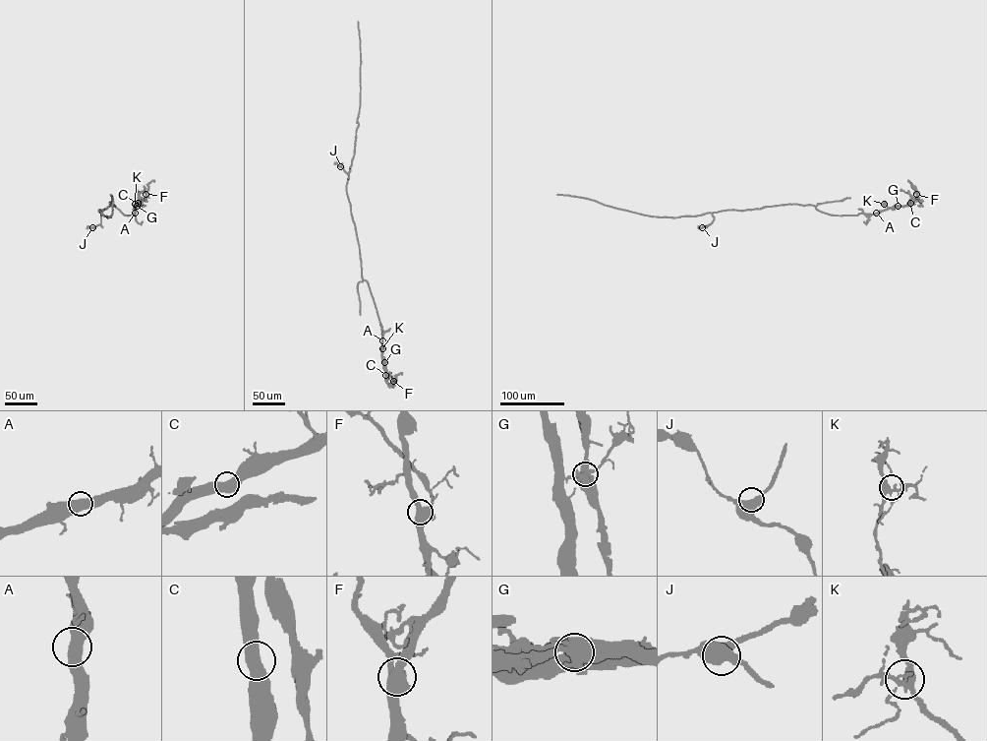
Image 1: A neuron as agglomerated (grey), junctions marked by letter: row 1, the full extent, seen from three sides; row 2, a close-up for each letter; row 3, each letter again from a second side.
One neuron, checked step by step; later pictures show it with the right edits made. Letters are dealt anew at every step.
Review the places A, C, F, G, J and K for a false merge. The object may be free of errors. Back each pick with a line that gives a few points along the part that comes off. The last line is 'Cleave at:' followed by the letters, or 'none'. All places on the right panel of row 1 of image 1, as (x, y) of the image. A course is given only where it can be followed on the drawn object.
G: course (898, 206), (914, 204)
Cleave at: G

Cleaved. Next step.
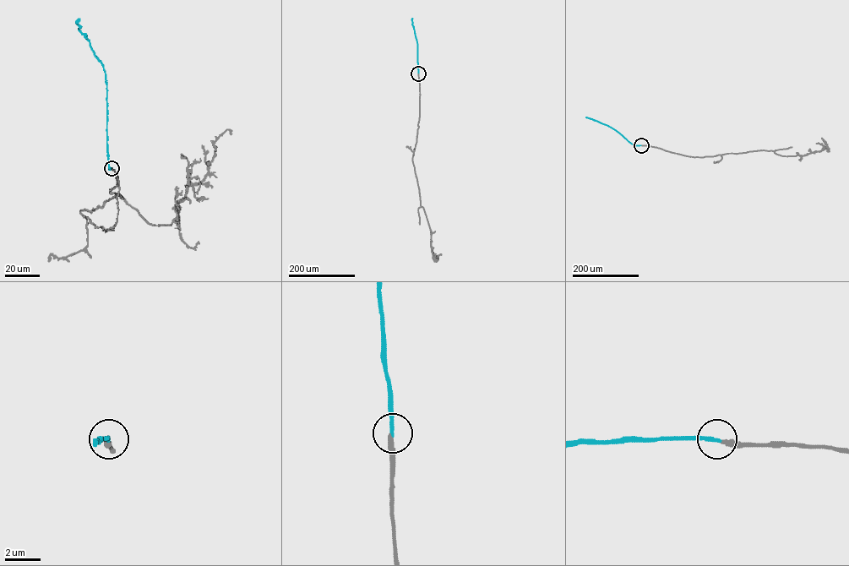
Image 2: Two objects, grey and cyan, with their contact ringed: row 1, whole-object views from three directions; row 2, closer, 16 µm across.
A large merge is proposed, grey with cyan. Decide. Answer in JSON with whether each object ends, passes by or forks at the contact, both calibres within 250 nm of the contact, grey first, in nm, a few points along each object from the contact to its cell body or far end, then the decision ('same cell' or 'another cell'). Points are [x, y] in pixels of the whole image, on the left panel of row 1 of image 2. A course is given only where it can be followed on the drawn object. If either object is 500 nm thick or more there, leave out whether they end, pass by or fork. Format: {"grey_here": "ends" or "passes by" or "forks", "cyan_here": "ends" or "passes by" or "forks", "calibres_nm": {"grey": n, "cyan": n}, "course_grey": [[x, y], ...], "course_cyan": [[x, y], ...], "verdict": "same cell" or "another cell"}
{"grey_here": "ends", "cyan_here": "ends", "calibres_nm": {"grey": 260, "cyan": 220}, "course_grey": [[111, 168], [113, 231], [83, 215], [119, 194], [171, 225], [231, 134]], "course_cyan": [[111, 168], [109, 167], [107, 148], [106, 74], [89, 41], [78, 29], [80, 27], [76, 22], [80, 19]], "verdict": "same cell"}

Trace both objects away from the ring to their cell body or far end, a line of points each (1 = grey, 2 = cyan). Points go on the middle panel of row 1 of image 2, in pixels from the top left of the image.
1: (418, 73), (419, 127), (412, 160), (420, 205), (431, 230), (432, 258), (435, 259), (441, 255)
2: (418, 73), (412, 18)

